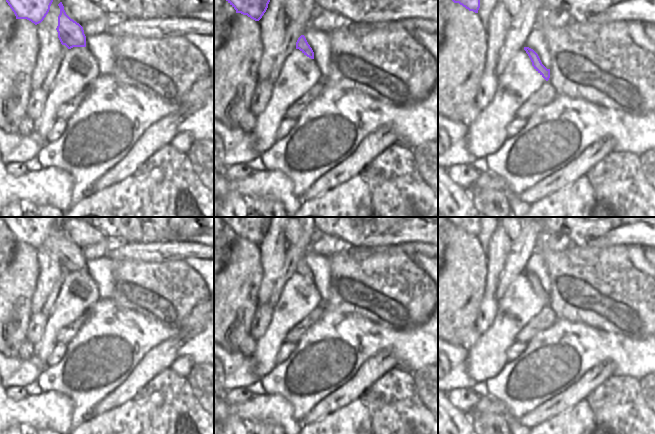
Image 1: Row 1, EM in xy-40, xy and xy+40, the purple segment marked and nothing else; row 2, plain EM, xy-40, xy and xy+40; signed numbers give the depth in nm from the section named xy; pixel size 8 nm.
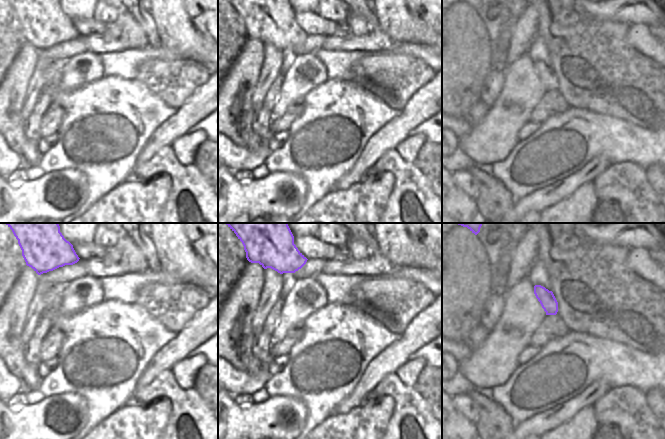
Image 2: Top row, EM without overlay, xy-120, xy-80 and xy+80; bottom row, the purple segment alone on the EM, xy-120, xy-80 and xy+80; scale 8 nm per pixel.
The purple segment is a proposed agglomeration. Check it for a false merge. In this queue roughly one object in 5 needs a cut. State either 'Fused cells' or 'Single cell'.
Single cell

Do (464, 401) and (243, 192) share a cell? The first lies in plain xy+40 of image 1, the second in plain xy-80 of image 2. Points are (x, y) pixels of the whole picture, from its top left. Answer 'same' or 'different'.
different

